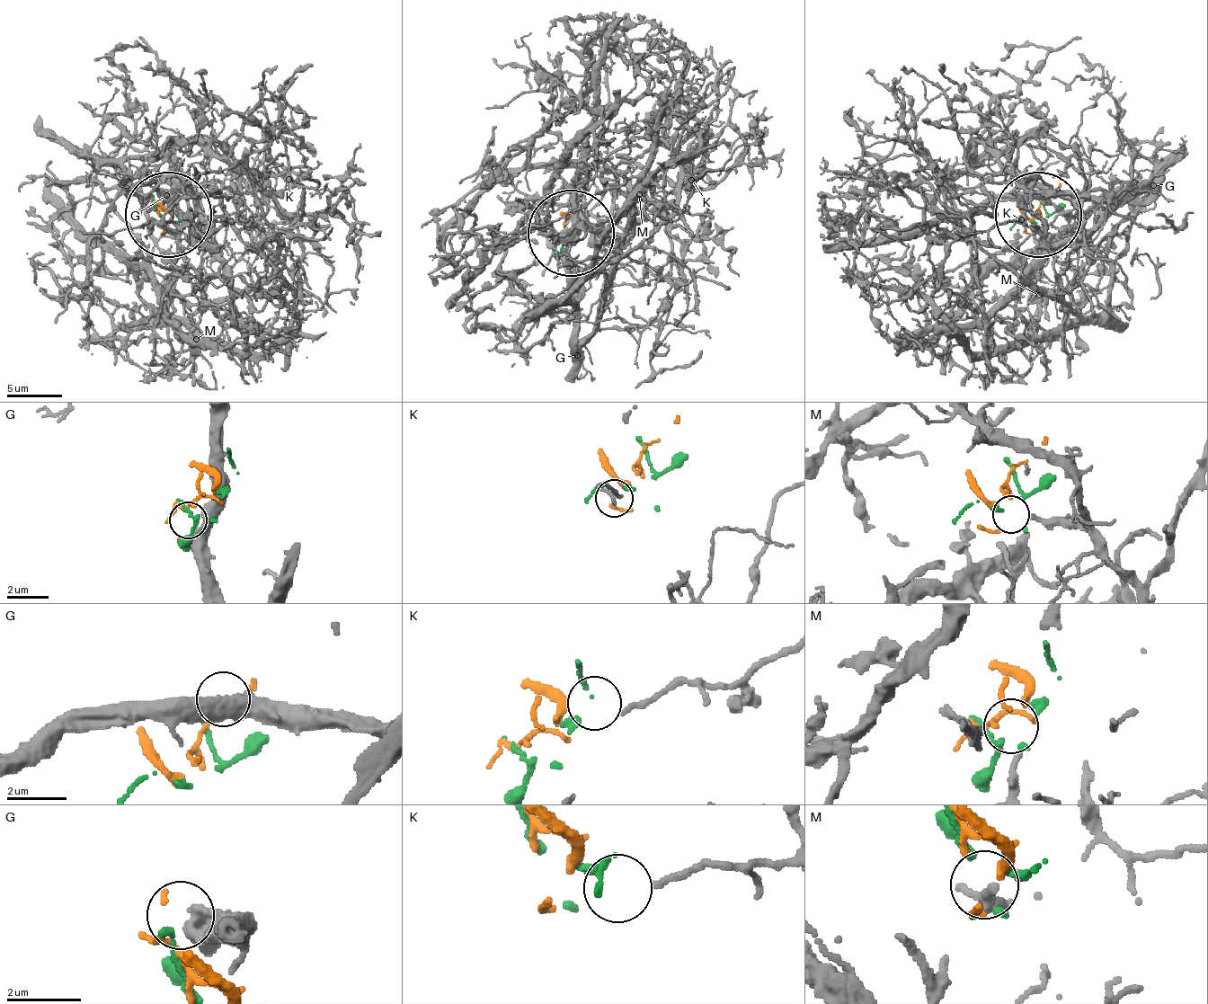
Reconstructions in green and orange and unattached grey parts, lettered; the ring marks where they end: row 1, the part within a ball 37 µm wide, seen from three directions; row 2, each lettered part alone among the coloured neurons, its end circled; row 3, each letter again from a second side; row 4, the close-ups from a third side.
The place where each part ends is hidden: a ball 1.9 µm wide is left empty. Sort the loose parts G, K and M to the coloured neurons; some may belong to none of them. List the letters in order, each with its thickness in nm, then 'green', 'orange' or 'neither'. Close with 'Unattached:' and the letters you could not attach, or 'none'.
G: calibre 500 nm; neither
K: calibre 170 nm; green
M: calibre 200 nm; orange
Unattached: G

